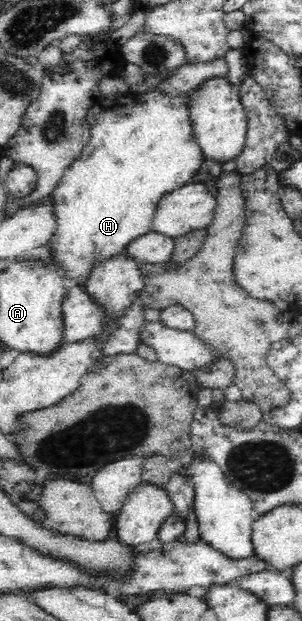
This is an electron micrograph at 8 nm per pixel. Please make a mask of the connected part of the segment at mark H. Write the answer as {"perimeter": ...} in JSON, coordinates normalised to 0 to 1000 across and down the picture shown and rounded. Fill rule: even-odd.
{"perimeter":[[[517,140],[490,150],[424,147],[377,159],[334,156],[298,172],[285,188],[298,196],[298,232],[219,271],[166,314],[179,322],[189,362],[156,398],[182,427],[195,427],[245,456],[265,457],[265,449],[285,449],[311,422],[401,406],[444,385],[497,374],[513,335],[536,317],[636,293],[636,285],[656,279],[679,250],[649,229],[629,195],[626,167],[642,153],[646,143],[609,153],[560,153]]]}

